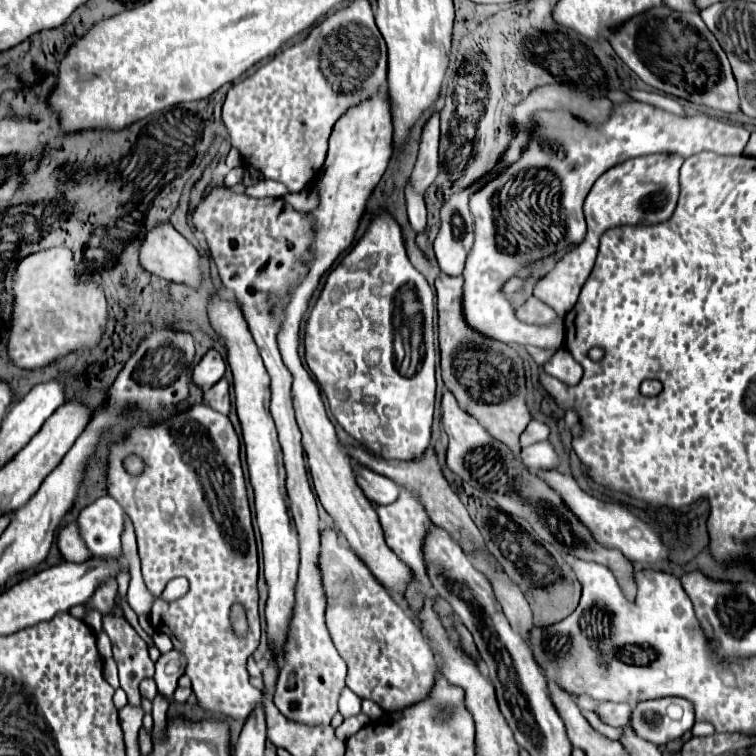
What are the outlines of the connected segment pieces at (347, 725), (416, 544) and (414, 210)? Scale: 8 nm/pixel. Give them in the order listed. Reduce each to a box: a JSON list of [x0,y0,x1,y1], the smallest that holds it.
[[335,713,370,741],[377,488,431,612],[405,180,427,234]]

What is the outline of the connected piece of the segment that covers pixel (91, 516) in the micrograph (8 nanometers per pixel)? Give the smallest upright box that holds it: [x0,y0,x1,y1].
[79,496,125,558]

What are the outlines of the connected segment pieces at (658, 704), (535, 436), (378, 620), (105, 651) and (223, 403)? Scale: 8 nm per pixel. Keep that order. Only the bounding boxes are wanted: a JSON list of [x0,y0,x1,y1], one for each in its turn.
[[629,698,693,746],[521,420,549,446],[319,528,437,712],[97,632,111,658],[203,378,229,414]]

